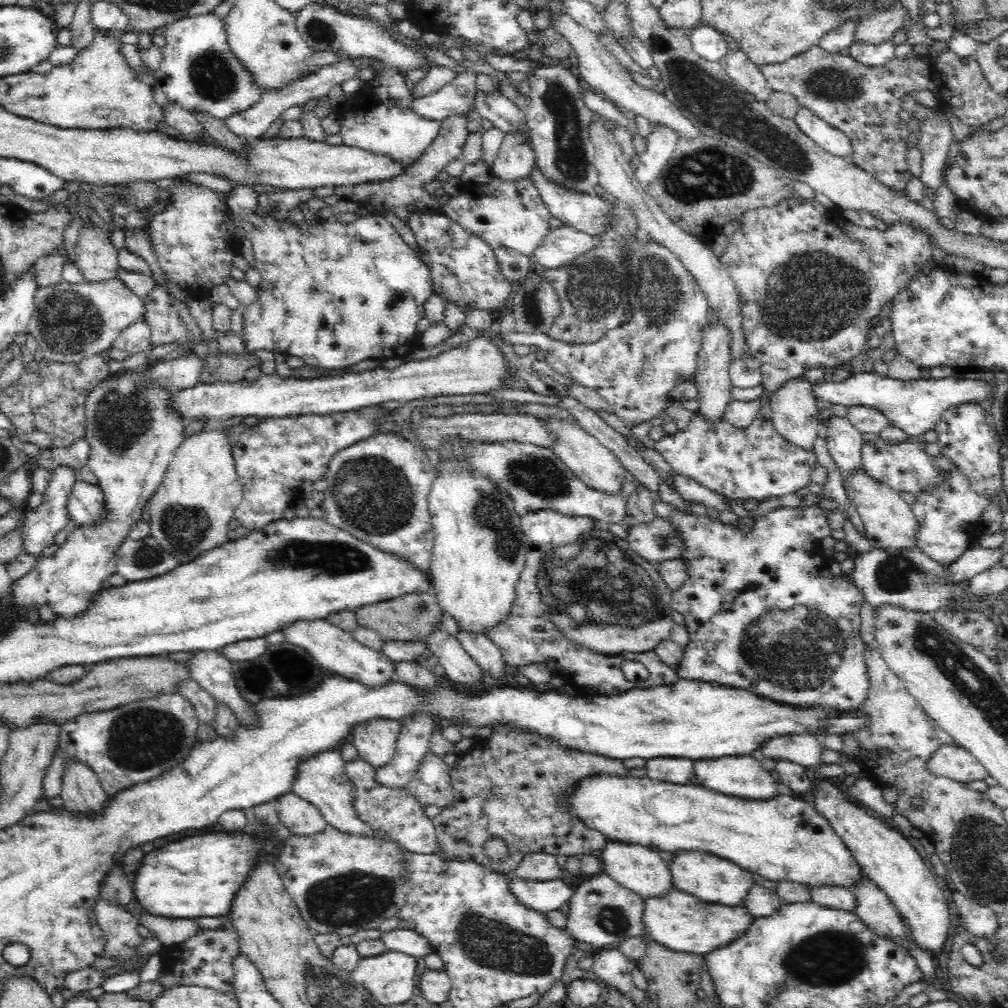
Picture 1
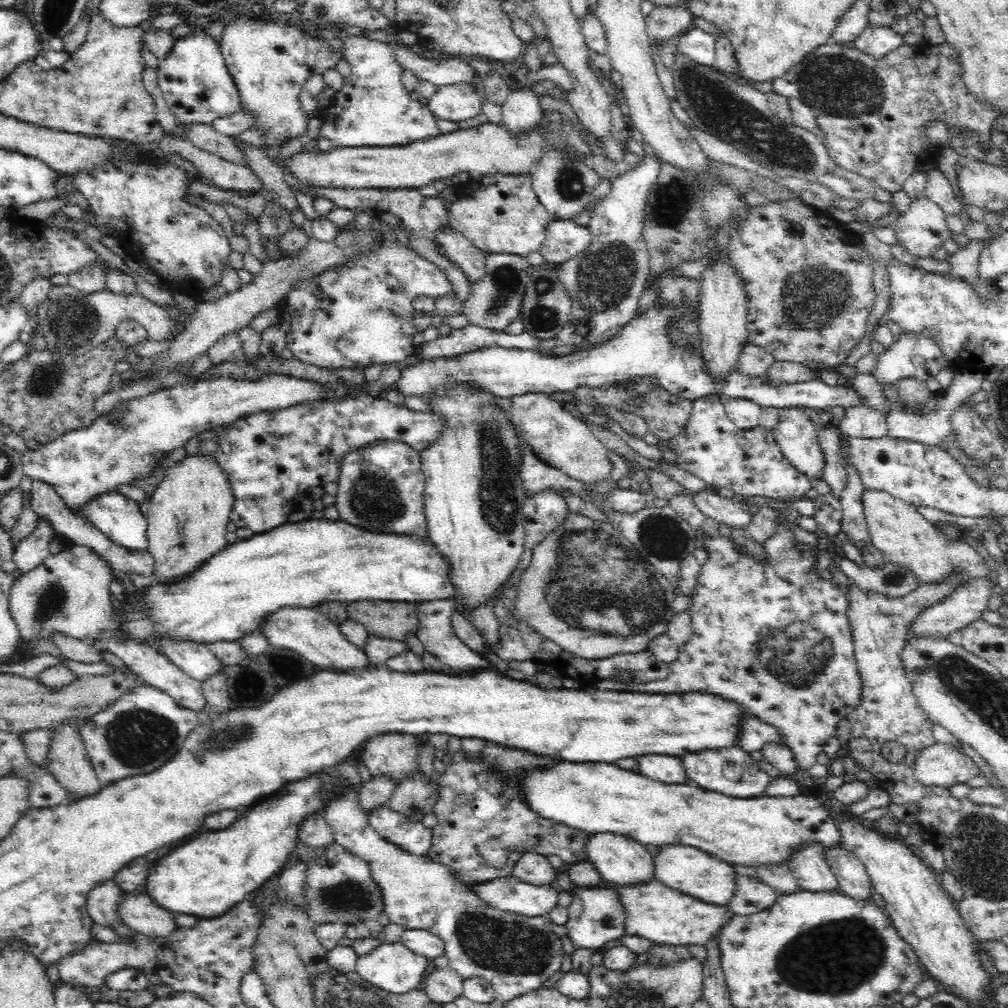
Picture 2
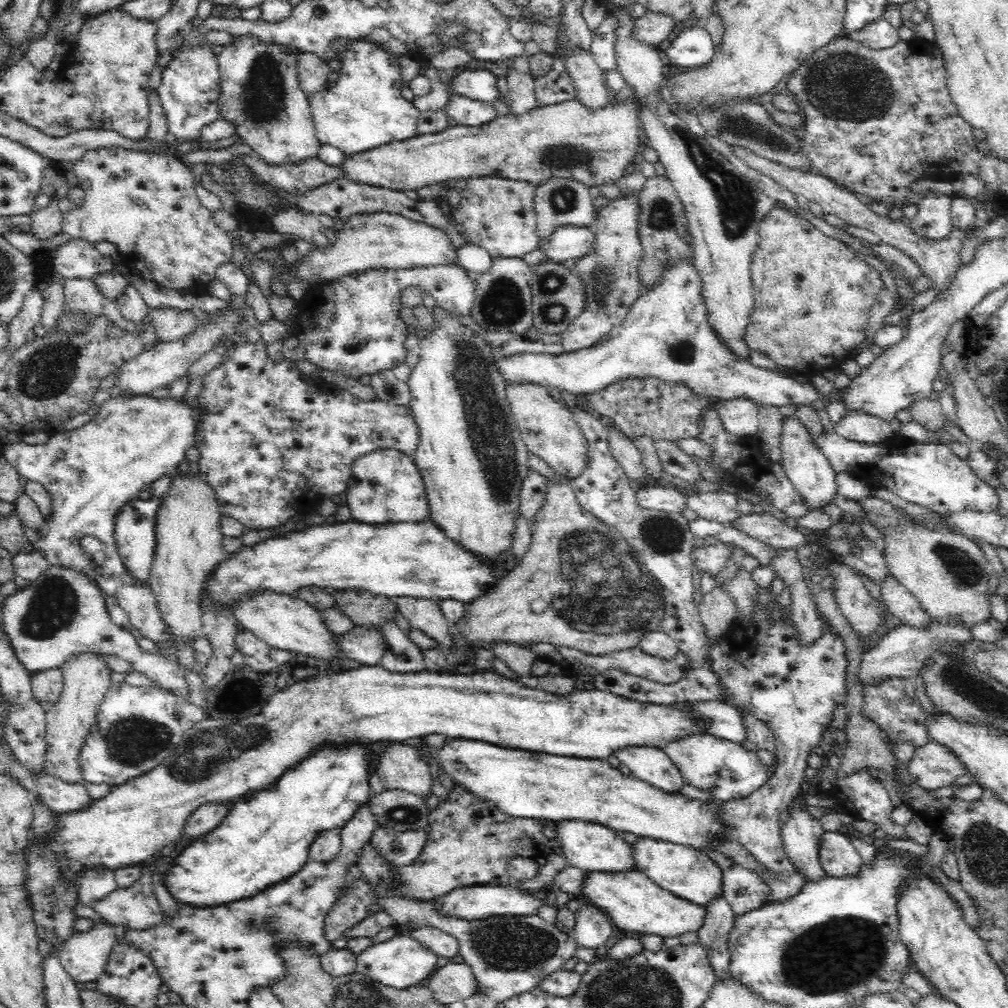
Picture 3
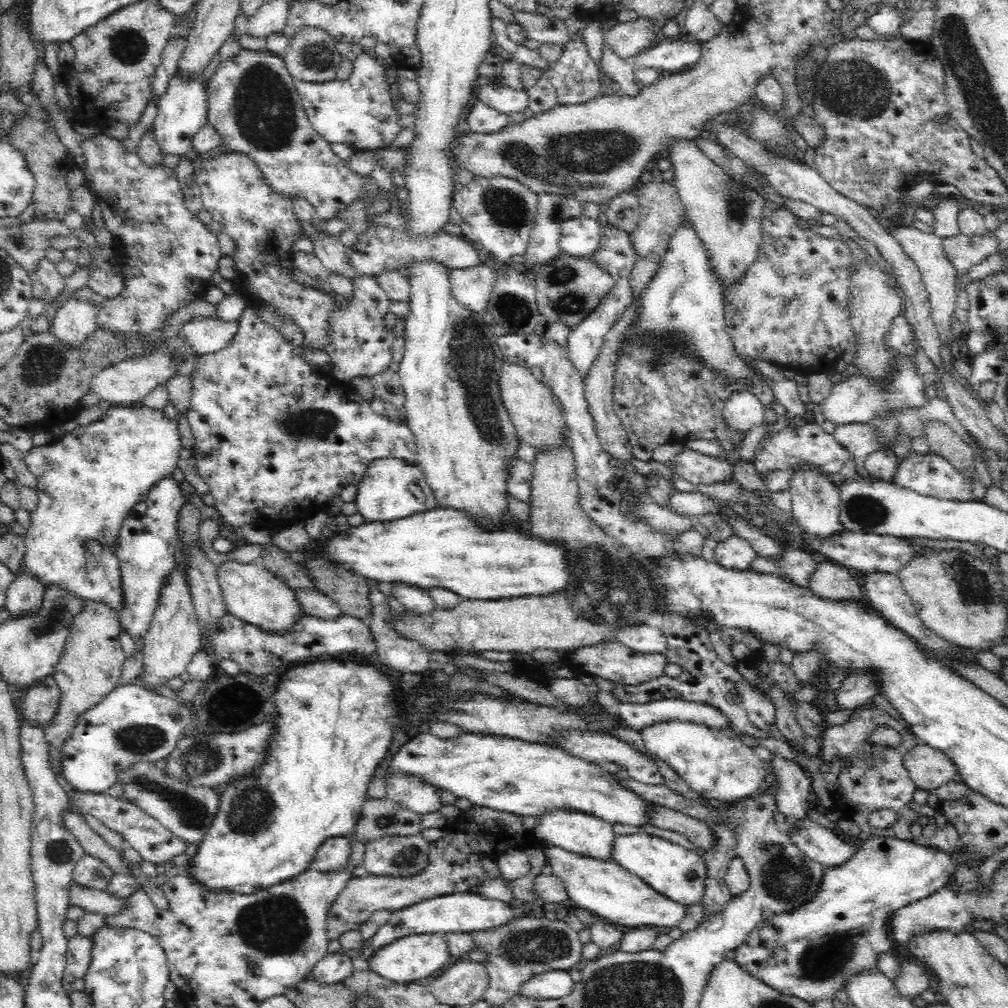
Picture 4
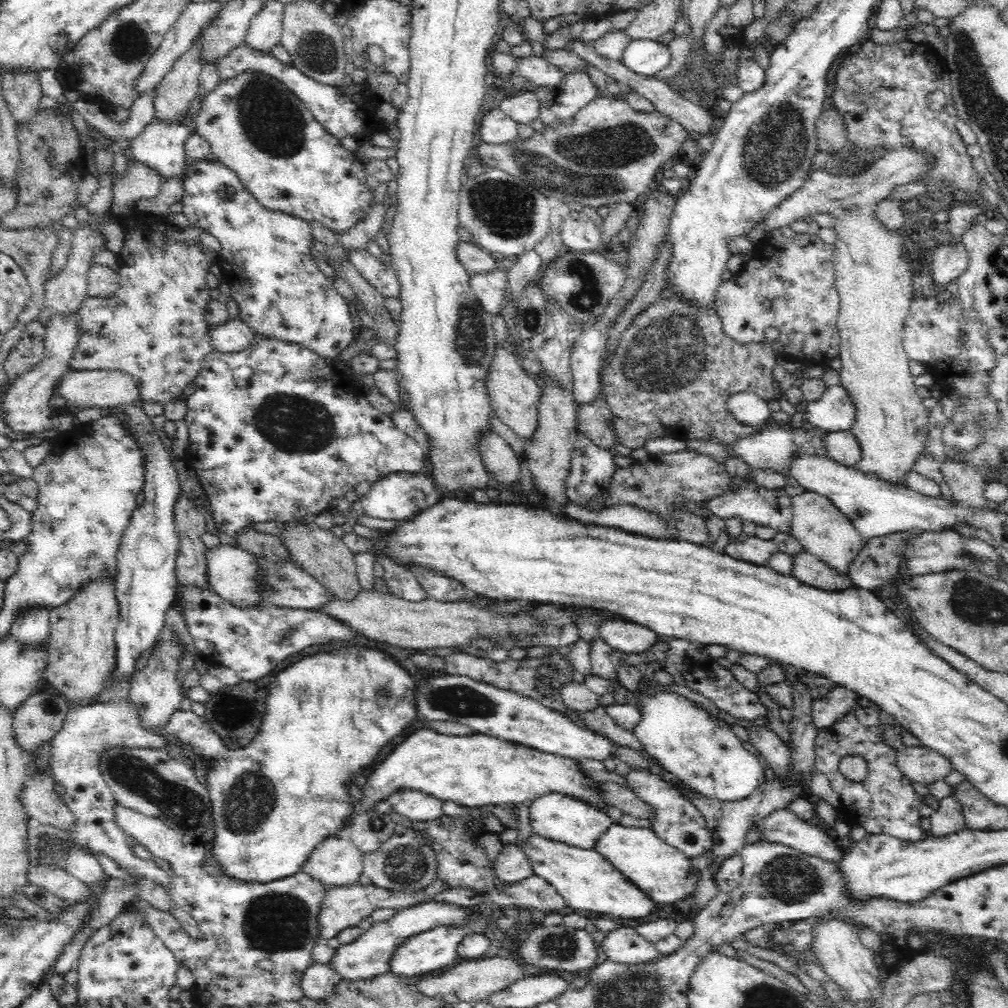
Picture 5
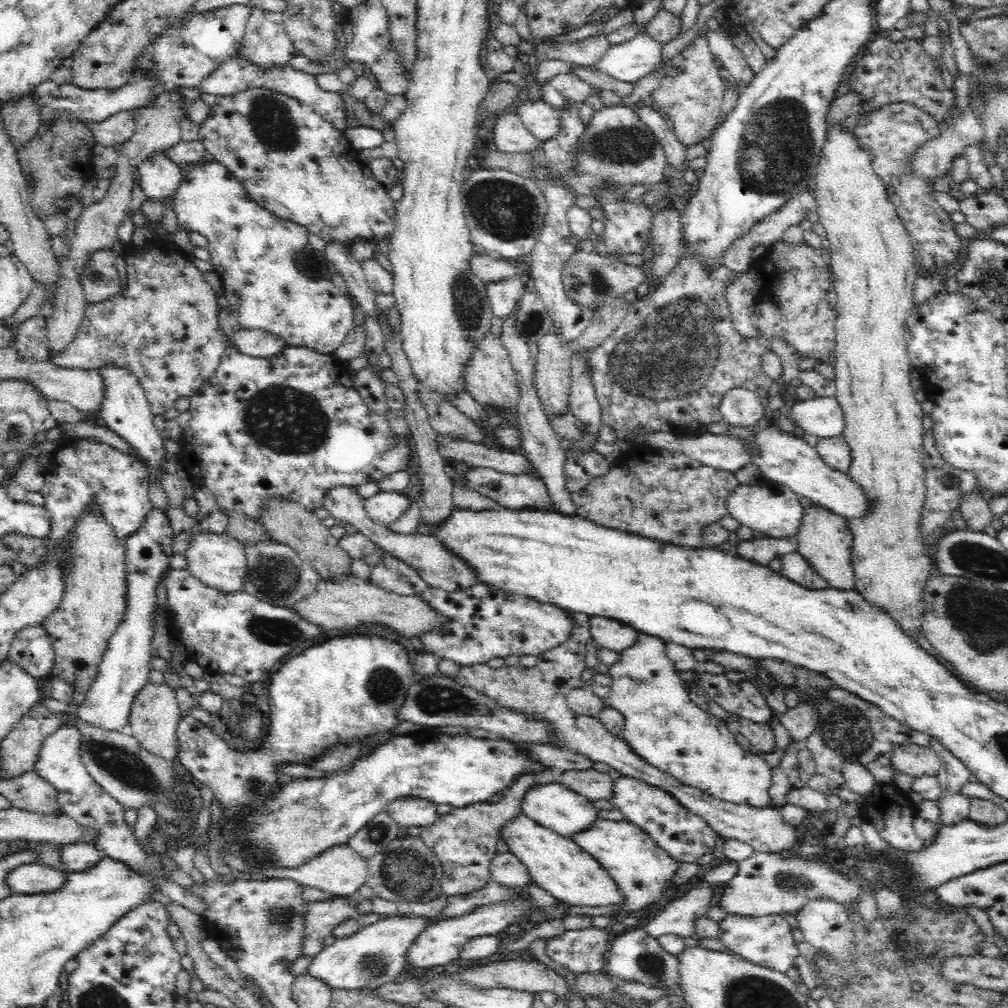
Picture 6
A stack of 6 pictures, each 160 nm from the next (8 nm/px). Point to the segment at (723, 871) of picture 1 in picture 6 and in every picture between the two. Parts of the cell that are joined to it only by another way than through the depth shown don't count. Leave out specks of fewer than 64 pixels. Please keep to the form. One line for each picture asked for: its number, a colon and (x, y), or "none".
2: (690, 871)
3: (689, 874)
4: (676, 873)
5: (662, 873)
6: (643, 873)

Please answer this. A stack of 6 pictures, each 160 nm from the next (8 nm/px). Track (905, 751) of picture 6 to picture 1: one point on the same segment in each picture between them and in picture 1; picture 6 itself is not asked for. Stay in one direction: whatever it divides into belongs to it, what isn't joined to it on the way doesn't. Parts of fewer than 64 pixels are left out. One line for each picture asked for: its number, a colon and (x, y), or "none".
1: (948, 761)
2: (942, 765)
3: (932, 766)
4: (929, 768)
5: (923, 765)

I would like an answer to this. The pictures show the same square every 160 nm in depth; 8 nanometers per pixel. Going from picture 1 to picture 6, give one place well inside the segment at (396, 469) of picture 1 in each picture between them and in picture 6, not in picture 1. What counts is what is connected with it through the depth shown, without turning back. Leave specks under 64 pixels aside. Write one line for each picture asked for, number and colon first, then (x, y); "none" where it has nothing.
2: (381, 487)
3: (385, 486)
4: (383, 495)
5: (398, 497)
6: (383, 508)

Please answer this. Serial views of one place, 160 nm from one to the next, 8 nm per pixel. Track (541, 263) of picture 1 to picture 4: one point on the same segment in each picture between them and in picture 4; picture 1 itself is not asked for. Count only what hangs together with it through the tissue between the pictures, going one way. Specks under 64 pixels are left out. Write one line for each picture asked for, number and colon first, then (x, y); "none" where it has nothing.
2: (564, 239)
3: (569, 243)
4: (579, 236)

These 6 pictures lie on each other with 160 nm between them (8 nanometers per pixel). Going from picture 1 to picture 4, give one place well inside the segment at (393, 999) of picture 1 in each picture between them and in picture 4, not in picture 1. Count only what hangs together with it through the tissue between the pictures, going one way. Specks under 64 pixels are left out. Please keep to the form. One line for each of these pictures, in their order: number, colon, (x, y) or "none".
2: (393, 967)
3: (402, 961)
4: (413, 957)

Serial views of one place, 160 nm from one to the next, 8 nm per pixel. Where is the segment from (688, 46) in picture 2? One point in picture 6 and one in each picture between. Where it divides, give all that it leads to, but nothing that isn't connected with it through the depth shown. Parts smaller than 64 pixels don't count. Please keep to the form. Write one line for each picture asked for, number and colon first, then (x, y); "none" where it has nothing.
3: (693, 47)
4: (670, 57)
5: (644, 57)
6: (629, 61)

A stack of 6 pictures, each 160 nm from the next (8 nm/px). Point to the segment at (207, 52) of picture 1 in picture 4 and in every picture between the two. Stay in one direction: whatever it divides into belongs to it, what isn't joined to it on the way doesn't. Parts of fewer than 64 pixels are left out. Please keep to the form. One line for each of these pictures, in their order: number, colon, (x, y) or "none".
2: (196, 86)
3: (189, 88)
4: (182, 112)

